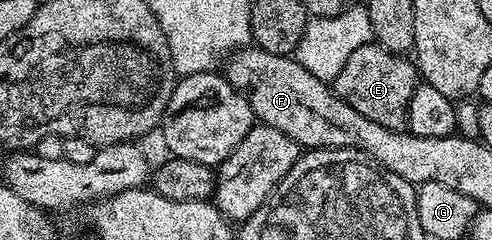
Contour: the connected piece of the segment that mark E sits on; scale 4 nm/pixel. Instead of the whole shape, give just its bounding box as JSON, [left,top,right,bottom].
[333,44,417,130]

